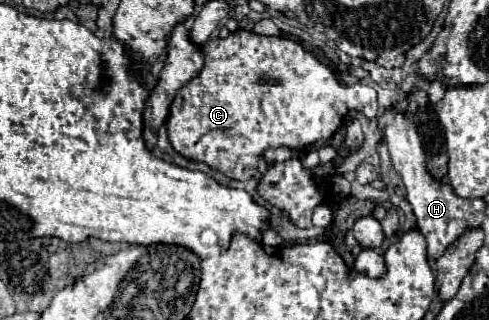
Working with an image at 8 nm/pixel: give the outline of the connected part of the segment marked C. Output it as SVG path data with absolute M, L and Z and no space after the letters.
M236 30L228 38L214 38L204 46L204 66L196 78L178 90L166 126L172 148L184 158L206 162L228 178L250 180L256 174L260 156L268 148L286 146L300 150L328 140L350 110L358 110L368 120L376 120L376 90L366 82L346 86L330 64L306 52L298 42Z

